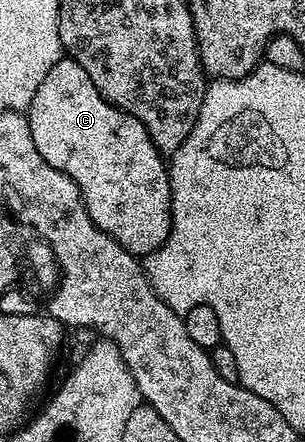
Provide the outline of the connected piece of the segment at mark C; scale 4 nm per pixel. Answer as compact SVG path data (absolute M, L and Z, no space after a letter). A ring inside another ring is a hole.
M70 59L59 60L45 75L41 87L37 87L37 91L33 95L33 103L31 108L26 110L25 116L31 128L33 143L37 143L37 151L41 151L45 163L57 167L57 171L61 171L69 179L73 179L73 183L77 183L79 194L83 196L83 202L87 204L89 215L97 228L106 231L118 245L125 247L127 253L146 255L155 252L156 249L163 248L163 244L167 242L167 237L171 233L171 179L169 176L169 165L165 160L164 154L160 153L159 148L153 143L153 139L149 139L149 131L145 131L145 127L136 117L122 113L117 106L110 105L97 91L97 87L93 87L93 79L89 79L89 75L85 75L85 71L81 66Z

